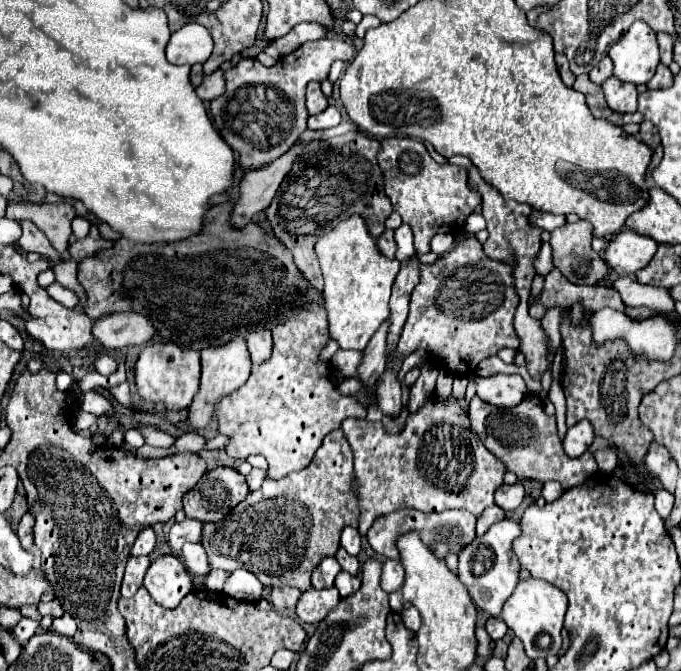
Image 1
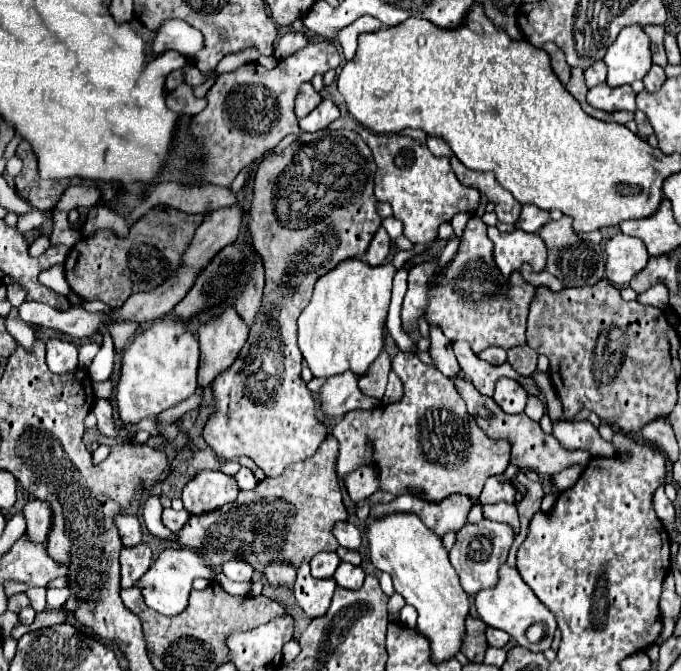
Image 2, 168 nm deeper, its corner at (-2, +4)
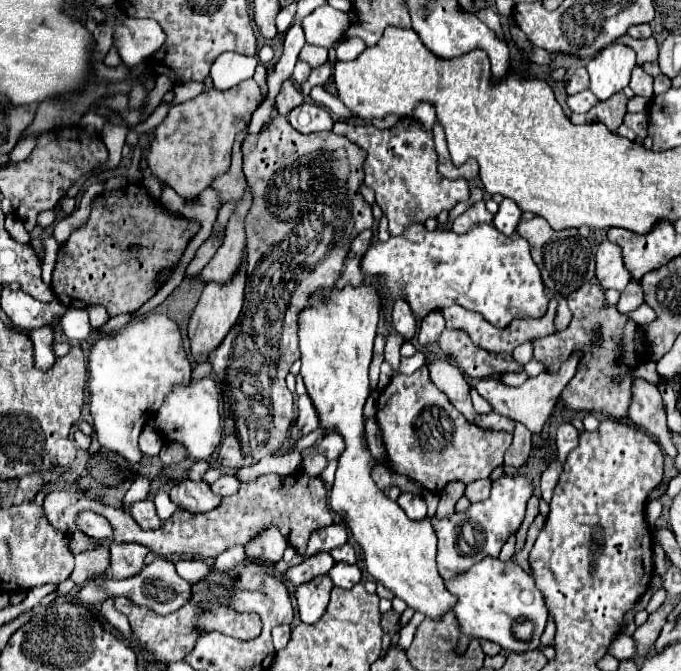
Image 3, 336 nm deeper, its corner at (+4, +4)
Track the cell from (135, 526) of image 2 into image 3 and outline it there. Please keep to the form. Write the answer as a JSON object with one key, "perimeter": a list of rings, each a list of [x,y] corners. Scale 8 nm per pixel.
{"perimeter":[[[85,510],[77,516],[77,528],[81,528],[87,536],[93,538],[111,538],[111,524],[91,510]]]}

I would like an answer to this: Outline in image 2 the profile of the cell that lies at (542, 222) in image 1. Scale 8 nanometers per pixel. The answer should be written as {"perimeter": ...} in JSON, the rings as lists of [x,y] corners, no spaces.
{"perimeter":[[[523,204],[519,220],[515,222],[515,228],[523,230],[523,232],[539,232],[541,224],[545,224],[545,222],[549,222],[549,212],[539,210],[533,204]]]}

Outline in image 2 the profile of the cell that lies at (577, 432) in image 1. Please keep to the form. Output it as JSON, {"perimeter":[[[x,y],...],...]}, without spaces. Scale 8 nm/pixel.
{"perimeter":[[[557,422],[553,424],[552,434],[567,450],[587,450],[591,456],[613,456],[613,446],[589,422]]]}

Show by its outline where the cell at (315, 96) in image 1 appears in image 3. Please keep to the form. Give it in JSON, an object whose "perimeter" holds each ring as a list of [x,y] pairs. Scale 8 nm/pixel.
{"perimeter":[[[285,80],[283,86],[281,86],[281,92],[279,92],[279,96],[277,96],[277,104],[275,104],[277,112],[279,112],[281,116],[287,116],[287,114],[289,114],[293,108],[297,108],[299,104],[303,104],[303,94],[295,88],[295,84],[293,84],[291,80]]]}

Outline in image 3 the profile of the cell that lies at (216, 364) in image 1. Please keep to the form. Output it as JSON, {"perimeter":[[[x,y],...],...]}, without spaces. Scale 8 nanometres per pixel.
{"perimeter":[[[243,262],[243,268],[239,270],[239,274],[229,284],[209,282],[205,286],[205,290],[199,298],[199,304],[197,304],[197,308],[195,308],[195,312],[191,314],[191,320],[189,320],[191,356],[193,356],[195,362],[199,362],[199,358],[209,356],[215,348],[219,348],[219,344],[223,342],[227,332],[235,326],[235,322],[241,314],[241,306],[243,306],[243,290],[245,290],[245,262]]]}

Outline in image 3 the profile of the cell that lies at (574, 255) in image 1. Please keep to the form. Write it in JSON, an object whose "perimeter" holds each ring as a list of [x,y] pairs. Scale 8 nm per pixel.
{"perimeter":[[[535,216],[533,220],[521,220],[517,232],[531,244],[531,256],[541,270],[541,278],[549,290],[555,290],[563,296],[575,292],[583,284],[591,282],[595,276],[595,256],[589,248],[587,238],[581,238],[575,228],[571,230],[553,230],[547,220]]]}

